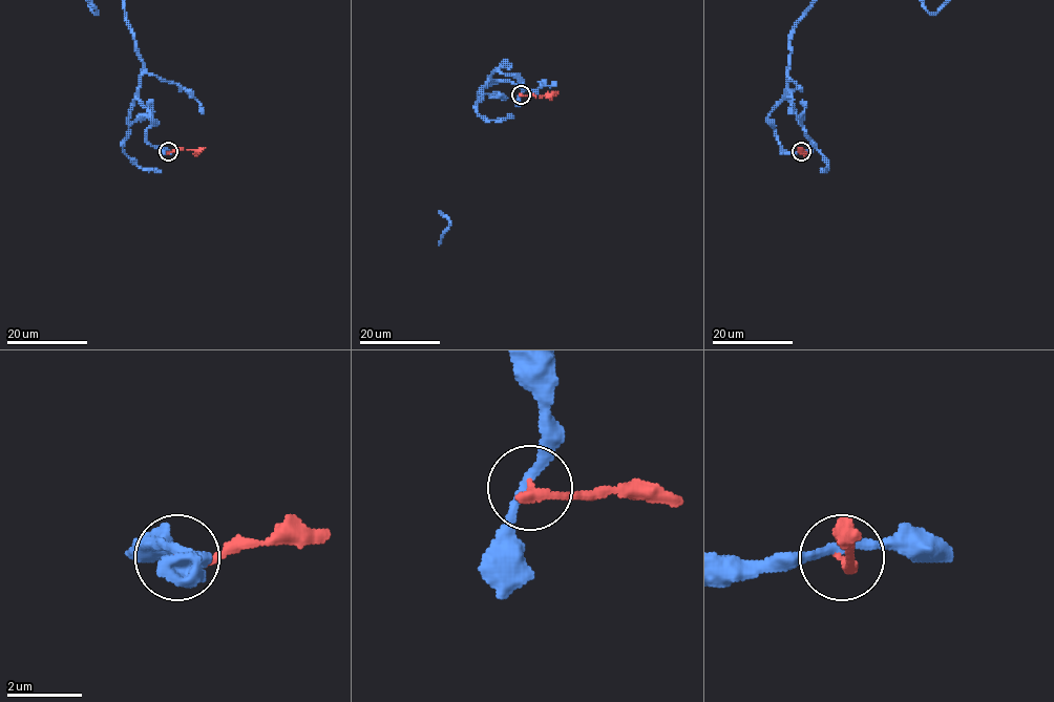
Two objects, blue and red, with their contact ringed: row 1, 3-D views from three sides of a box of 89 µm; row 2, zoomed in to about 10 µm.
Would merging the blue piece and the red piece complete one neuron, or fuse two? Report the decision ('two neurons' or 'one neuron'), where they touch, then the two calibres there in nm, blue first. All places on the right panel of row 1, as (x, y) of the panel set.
two neurons; place (801, 151); calibres 240 and 260 nm

